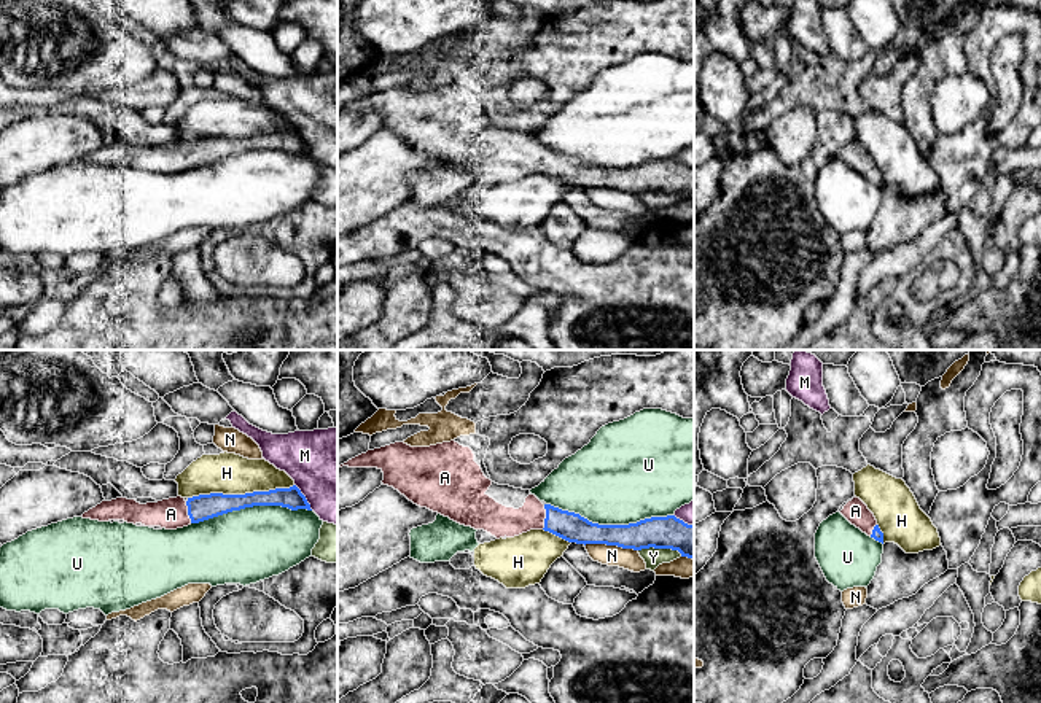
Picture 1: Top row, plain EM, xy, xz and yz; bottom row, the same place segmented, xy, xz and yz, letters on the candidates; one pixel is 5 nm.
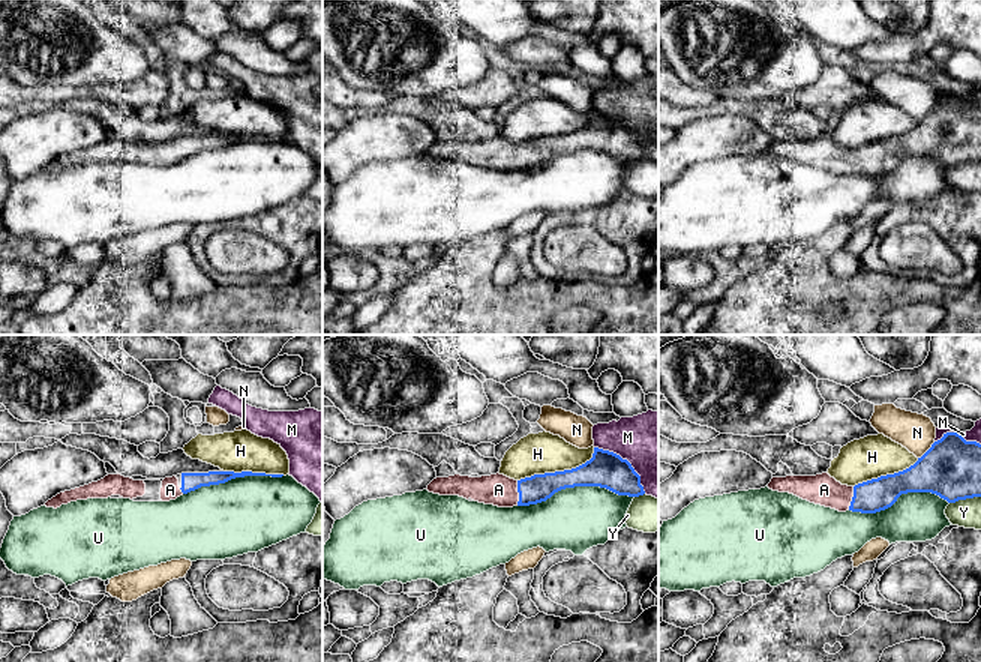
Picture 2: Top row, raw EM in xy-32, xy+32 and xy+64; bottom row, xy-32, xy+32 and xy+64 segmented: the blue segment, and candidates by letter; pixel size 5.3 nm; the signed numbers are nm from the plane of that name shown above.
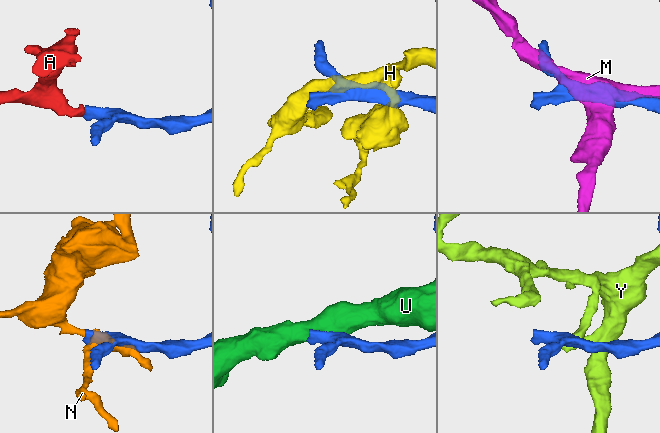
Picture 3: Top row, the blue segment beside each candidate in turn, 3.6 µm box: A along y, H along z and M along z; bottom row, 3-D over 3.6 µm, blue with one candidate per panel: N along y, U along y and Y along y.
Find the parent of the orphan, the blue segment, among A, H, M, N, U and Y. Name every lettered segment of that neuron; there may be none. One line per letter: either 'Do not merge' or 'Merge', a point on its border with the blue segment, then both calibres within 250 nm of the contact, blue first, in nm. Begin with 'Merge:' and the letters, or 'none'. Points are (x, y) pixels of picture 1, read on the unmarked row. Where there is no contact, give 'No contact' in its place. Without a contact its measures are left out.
Merge: A
A: Merge. Touches blue at xz (546, 161). Thickness 150 nm (blue) against 160 nm
H: Do not merge. Touches blue at xy (241, 139). Thickness 130 nm (blue) against 200 nm
M: Do not merge. Touches blue at xy (304, 140). Thickness 110 nm (blue) against 420 nm
N: Do not merge. Touches blue at xz (612, 188). Thickness 160 nm (blue) against 110 nm
U: Do not merge. Touches blue at xz (610, 169). Thickness 160 nm (blue) against 480 nm
Y: Do not merge. Touches blue at xz (661, 191). Thickness 170 nm (blue) against 100 nm

